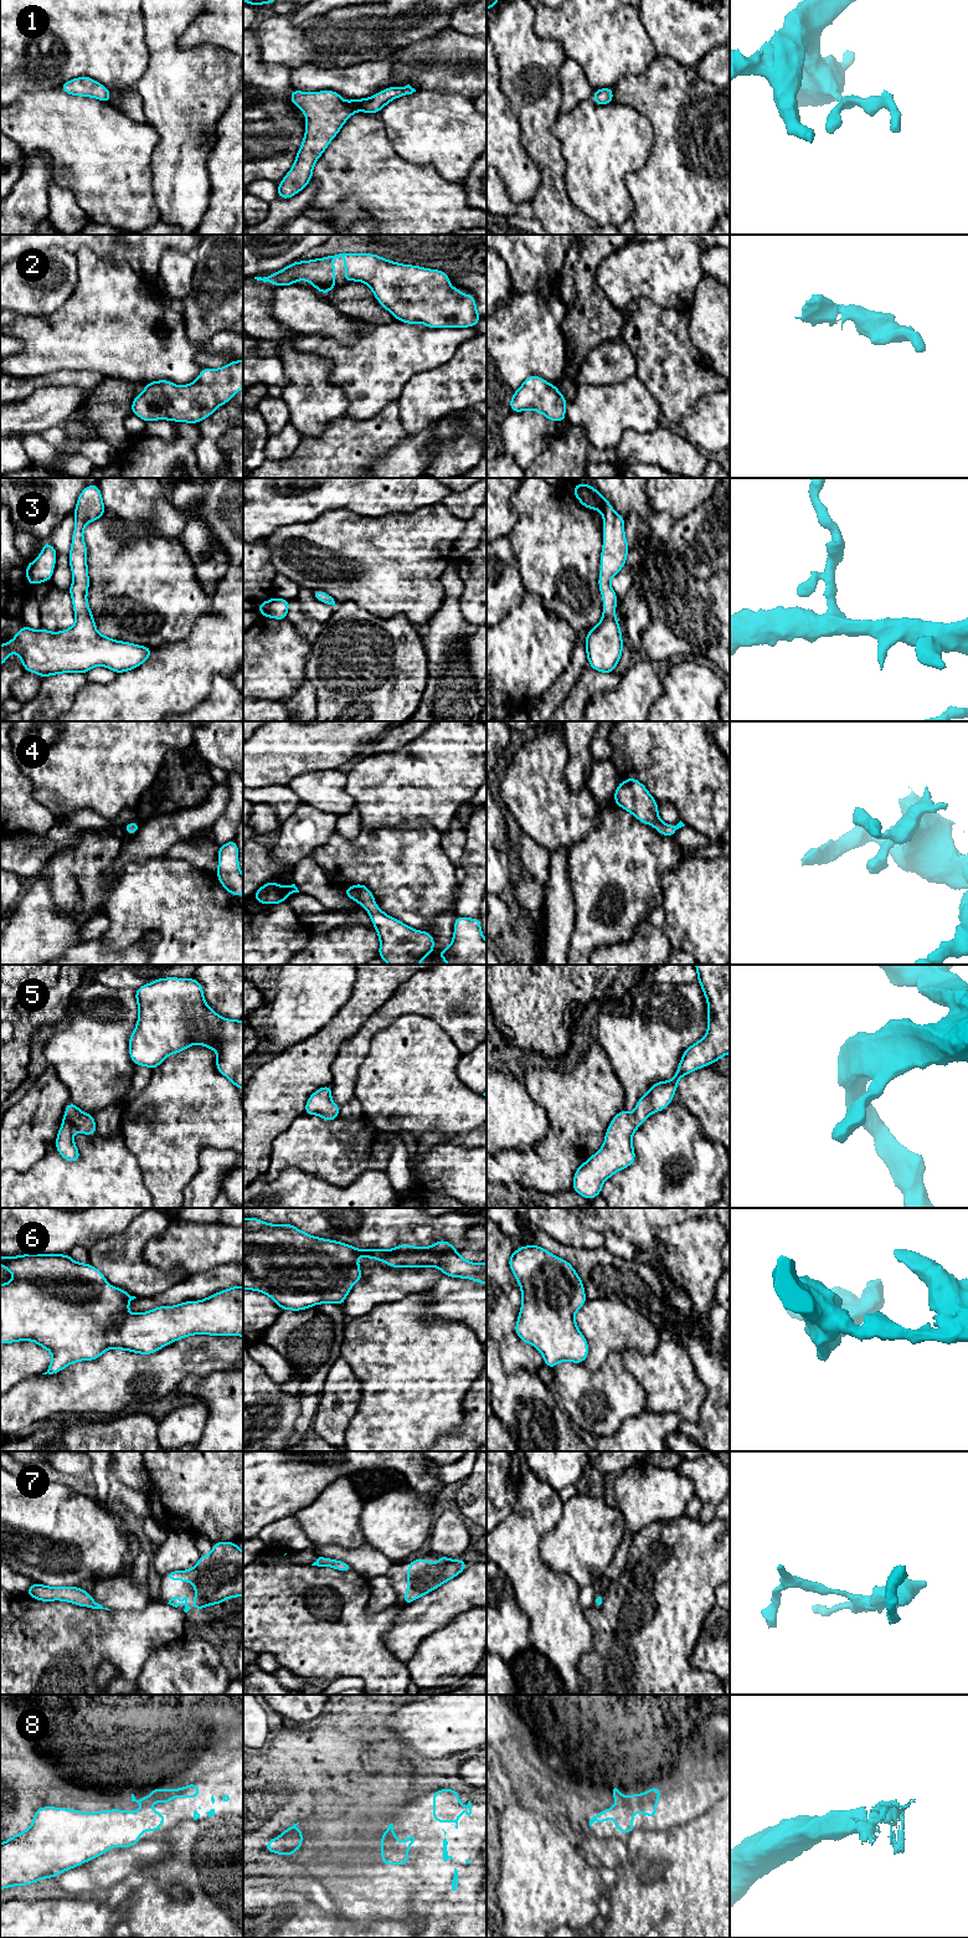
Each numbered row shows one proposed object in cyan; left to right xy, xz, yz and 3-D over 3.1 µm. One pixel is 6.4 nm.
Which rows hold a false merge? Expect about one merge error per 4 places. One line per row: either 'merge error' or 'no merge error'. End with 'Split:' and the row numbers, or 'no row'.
1: no merge error
2: no merge error
3: no merge error
4: no merge error
5: no merge error
6: no merge error
7: no merge error
8: no merge error
Split: no row

